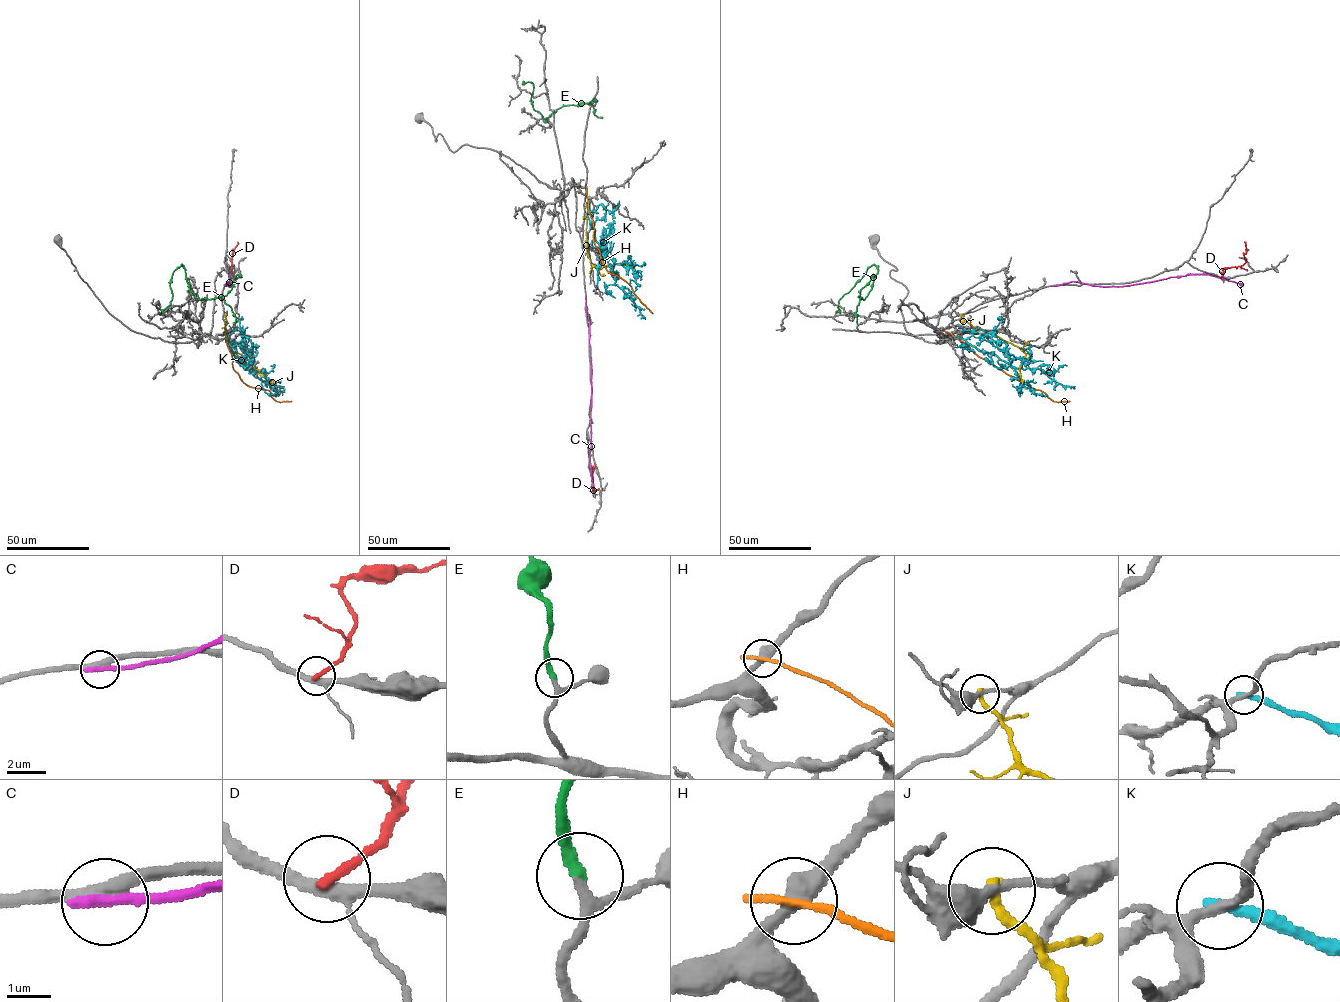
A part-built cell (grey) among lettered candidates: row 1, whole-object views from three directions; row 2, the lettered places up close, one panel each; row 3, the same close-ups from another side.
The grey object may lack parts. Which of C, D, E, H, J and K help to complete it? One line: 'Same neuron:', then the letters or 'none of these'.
Same neuron: E

